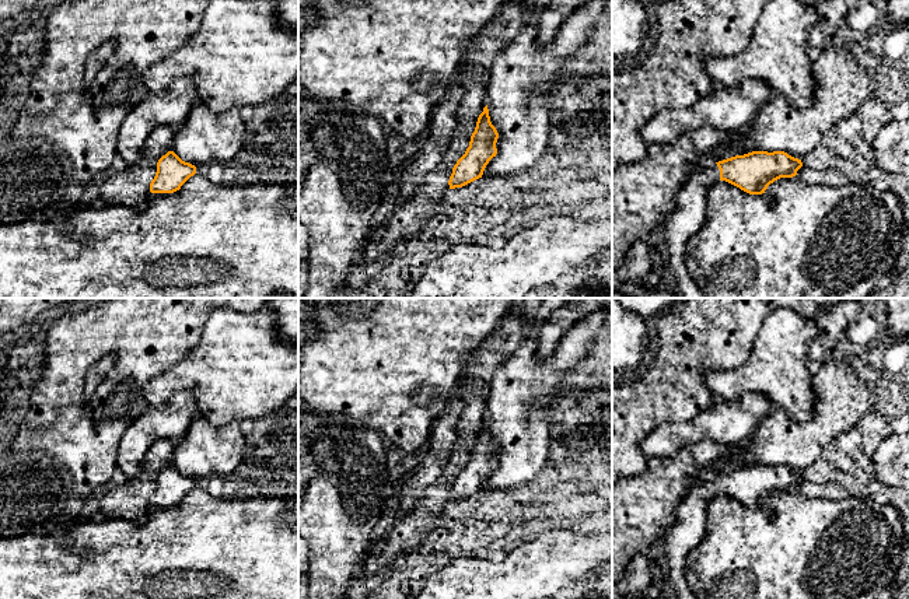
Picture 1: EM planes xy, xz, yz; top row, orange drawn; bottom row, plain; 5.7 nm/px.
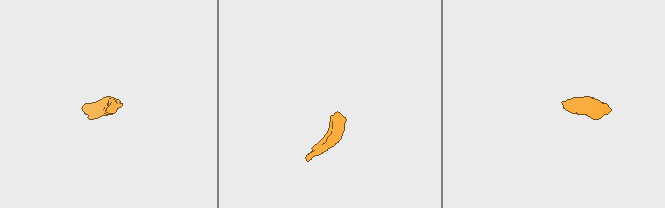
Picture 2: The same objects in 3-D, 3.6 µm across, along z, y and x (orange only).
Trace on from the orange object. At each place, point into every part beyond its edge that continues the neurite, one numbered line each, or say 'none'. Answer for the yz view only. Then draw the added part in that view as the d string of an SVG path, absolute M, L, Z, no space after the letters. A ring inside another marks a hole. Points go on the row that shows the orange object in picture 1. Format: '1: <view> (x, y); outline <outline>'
1: yz (689, 216); outline M706 164L695 171L678 195L678 206L664 223L671 265L682 298L706 298L700 286L686 267L688 241L703 227L707 216L707 193L720 181L717 164Z

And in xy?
none

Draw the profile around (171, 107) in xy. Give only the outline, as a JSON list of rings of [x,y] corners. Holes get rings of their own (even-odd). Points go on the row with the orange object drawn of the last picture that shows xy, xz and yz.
[[[193,77],[178,78],[167,90],[148,94],[139,102],[119,130],[118,154],[126,165],[133,167],[141,158],[146,139],[155,127],[165,125],[179,129],[197,102]]]

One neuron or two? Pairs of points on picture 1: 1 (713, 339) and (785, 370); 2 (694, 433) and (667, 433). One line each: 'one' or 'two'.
1: two
2: one

